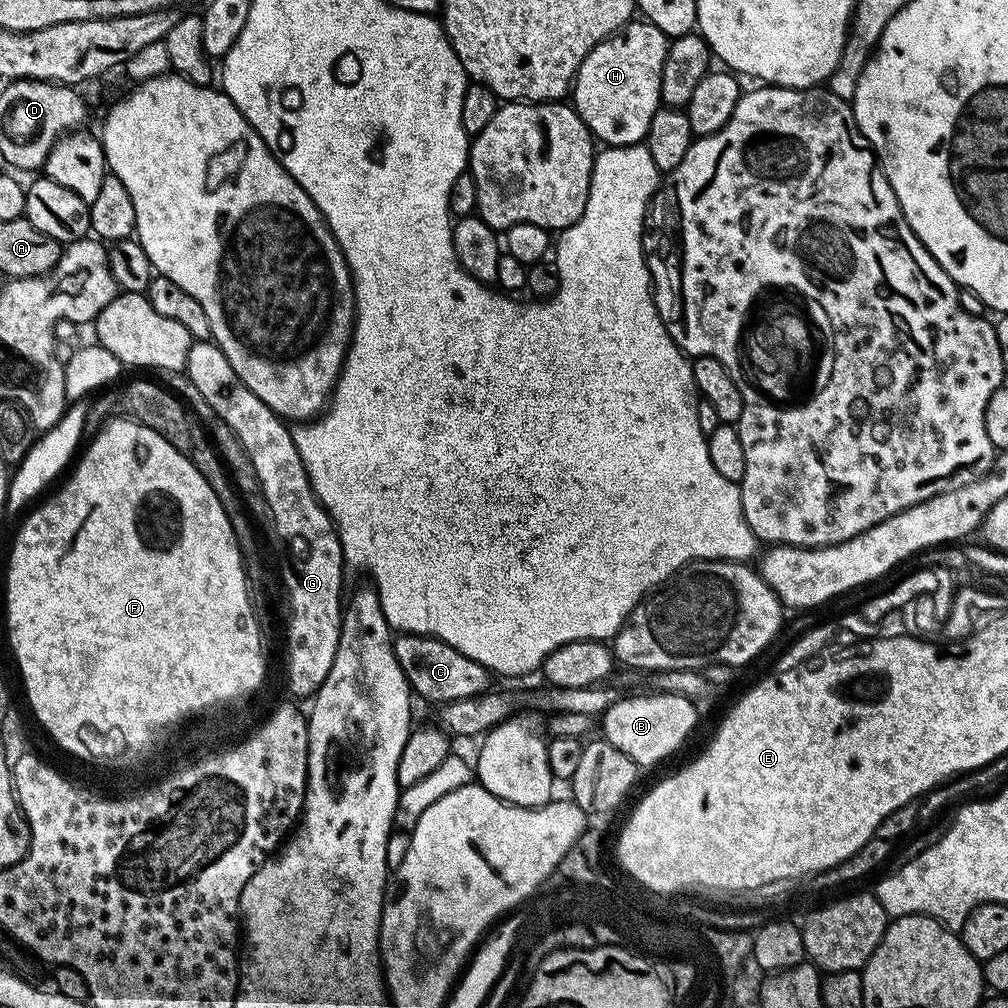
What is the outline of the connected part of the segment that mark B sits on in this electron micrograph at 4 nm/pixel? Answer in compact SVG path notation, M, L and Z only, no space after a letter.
M656 692L652 696L625 695L614 706L604 711L603 739L610 742L622 754L626 754L637 766L656 764L676 752L684 744L684 739L696 728L696 708L693 701L669 692Z

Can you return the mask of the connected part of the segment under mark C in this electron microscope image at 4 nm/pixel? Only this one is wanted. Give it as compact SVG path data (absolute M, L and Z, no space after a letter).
M400 634L395 637L392 649L398 658L398 666L402 666L402 674L406 674L408 687L419 699L421 696L424 700L433 700L433 705L439 706L489 691L488 669L466 658L466 654L454 650L454 646L446 642L435 640L432 636Z

